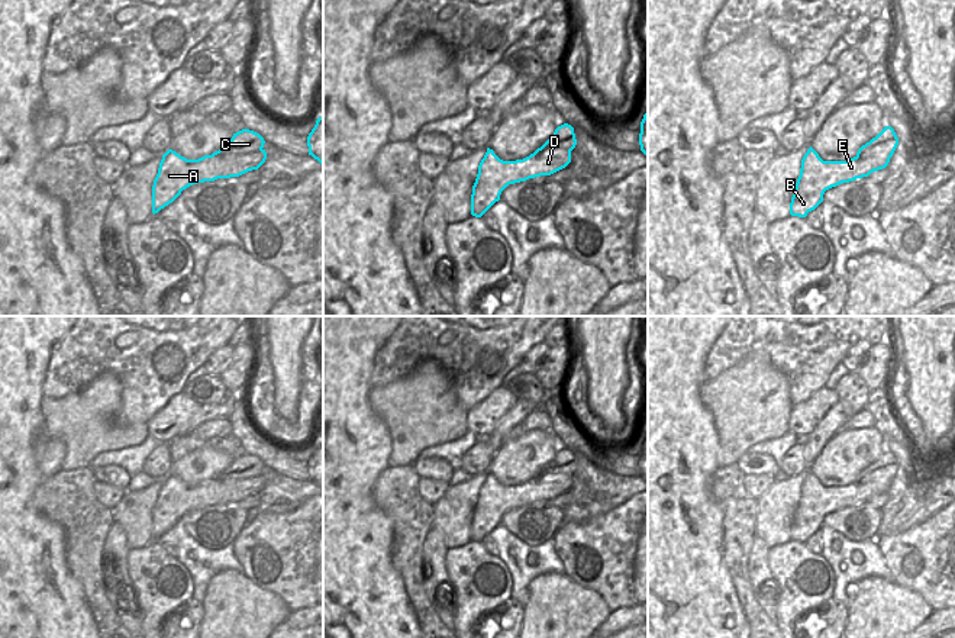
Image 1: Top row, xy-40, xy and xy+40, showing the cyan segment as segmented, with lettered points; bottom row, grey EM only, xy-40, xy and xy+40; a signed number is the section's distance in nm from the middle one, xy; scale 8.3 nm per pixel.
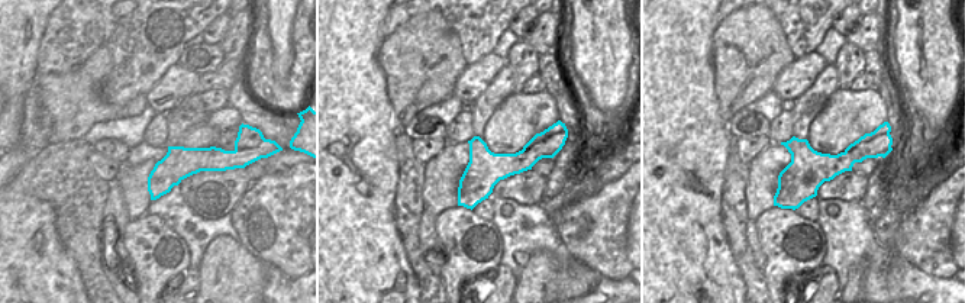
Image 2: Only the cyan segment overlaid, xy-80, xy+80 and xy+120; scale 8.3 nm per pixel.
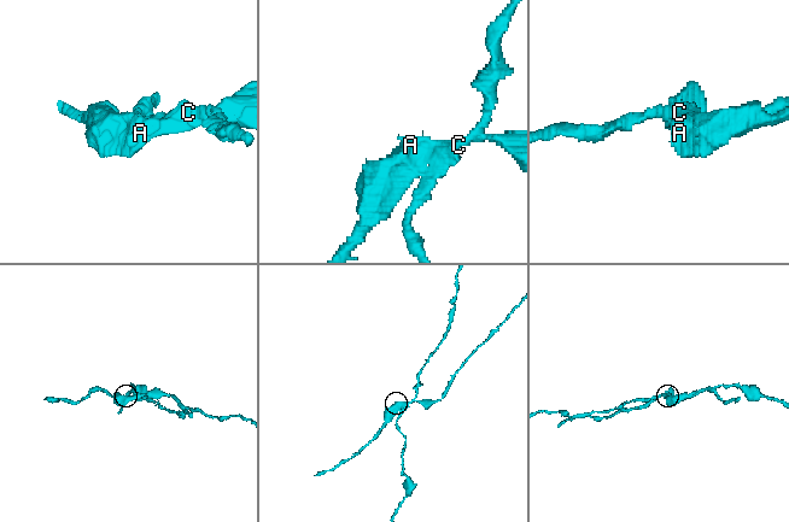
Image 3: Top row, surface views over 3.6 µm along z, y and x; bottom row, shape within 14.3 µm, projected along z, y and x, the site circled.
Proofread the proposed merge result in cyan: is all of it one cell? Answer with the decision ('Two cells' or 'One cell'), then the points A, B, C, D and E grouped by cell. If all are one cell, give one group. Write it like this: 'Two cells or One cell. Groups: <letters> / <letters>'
Two cells. Groups: A B D E / C.

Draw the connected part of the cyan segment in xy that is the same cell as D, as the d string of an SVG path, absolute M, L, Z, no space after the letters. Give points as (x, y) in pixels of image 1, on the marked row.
M487 148L478 165L478 174L472 186L471 215L481 218L509 186L529 178L551 175L571 162L571 152L559 149L549 155L530 154L523 160L503 161L493 149Z

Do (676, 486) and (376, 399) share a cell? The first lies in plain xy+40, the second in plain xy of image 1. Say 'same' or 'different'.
different

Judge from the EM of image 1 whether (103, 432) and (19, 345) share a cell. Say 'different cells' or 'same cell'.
different cells

